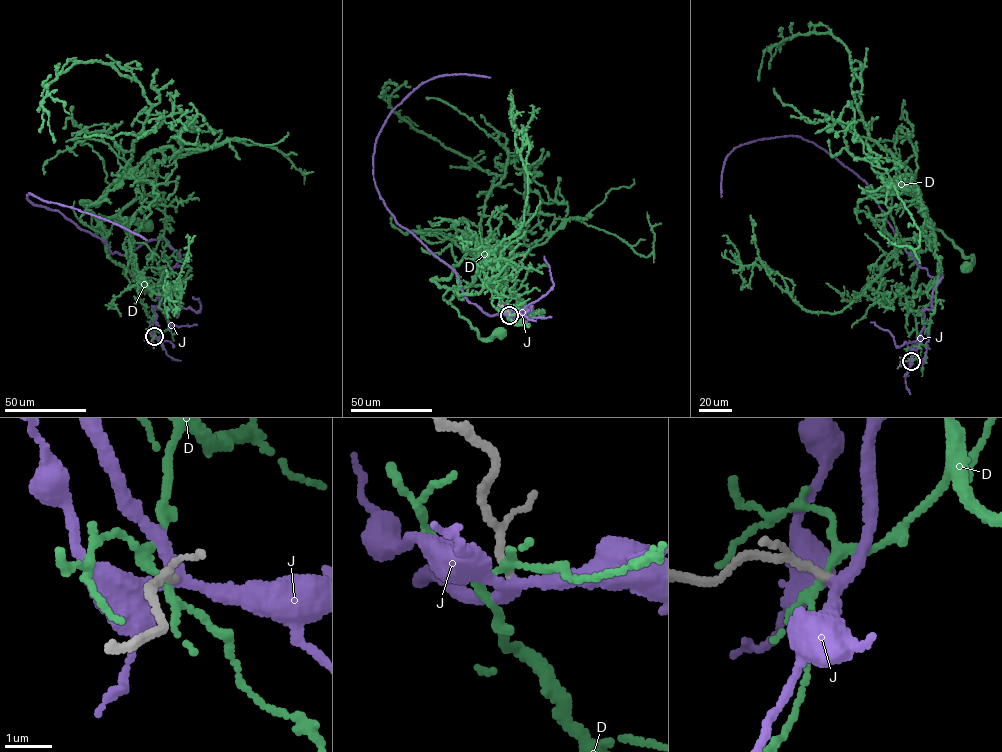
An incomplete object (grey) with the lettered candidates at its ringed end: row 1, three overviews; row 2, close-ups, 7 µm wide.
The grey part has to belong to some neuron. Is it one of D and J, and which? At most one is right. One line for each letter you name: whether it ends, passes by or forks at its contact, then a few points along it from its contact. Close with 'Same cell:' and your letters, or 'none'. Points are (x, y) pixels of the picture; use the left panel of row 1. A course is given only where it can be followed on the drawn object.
J: it forks there; it runs (154, 336), (157, 286), (179, 254), (165, 239), (113, 253), (27, 195), (147, 240)
Same cell: J

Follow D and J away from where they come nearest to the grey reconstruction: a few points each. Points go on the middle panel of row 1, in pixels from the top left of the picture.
D: (509, 315), (494, 307), (486, 287), (479, 292), (461, 295), (454, 286), (443, 296), (480, 339), (500, 333)
J: (509, 315), (532, 305), (490, 315), (470, 303), (373, 178), (376, 138), (421, 84), (490, 77)

